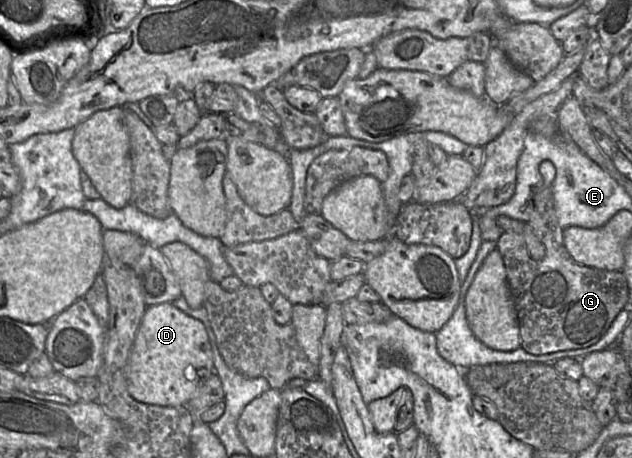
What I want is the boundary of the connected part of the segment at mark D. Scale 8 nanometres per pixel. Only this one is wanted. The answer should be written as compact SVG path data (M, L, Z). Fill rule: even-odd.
M170 302L147 306L125 370L130 396L149 405L184 406L212 373L214 357L204 324Z

